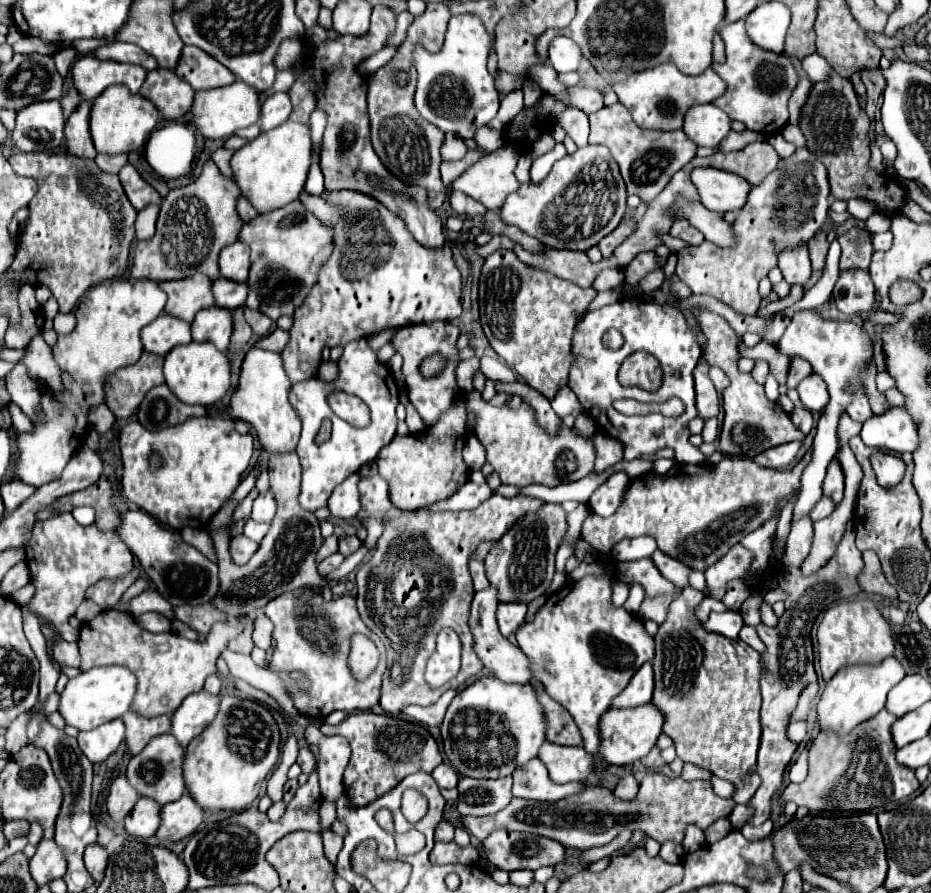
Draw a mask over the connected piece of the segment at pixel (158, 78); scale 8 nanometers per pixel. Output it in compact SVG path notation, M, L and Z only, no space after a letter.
M165 68L147 72L139 94L155 102L165 120L179 120L195 100L195 90L191 84L181 80L173 70Z

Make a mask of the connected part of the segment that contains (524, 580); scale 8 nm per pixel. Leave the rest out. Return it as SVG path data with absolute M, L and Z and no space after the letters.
M543 504L537 512L531 512L523 518L517 520L517 524L513 528L509 528L499 540L497 544L491 548L491 552L485 558L485 570L487 570L487 578L489 582L499 590L499 600L503 602L533 602L535 598L539 598L541 594L545 594L545 590L549 588L553 574L555 574L555 552L563 540L567 532L567 514L563 512L563 508L559 504Z

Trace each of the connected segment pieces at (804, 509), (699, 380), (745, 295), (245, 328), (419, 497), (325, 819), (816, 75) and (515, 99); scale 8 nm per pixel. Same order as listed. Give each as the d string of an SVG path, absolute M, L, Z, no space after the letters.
M799 310L793 314L789 326L785 328L781 340L777 342L777 352L785 356L799 356L807 360L813 366L813 372L819 374L829 390L829 404L825 406L825 412L821 414L817 422L817 434L815 434L815 450L813 460L805 468L801 476L801 492L799 500L795 504L795 518L809 514L811 508L817 504L821 494L821 484L827 472L829 462L833 460L837 452L837 422L841 414L847 412L847 404L851 404L851 396L855 396L855 388L863 388L863 370L867 370L871 358L873 358L873 340L869 338L867 330L861 324L847 322L847 320L833 320L821 316L817 310Z
M701 358L699 364L693 370L695 376L695 390L697 390L697 416L703 420L709 420L719 414L719 394L713 386L713 382L707 376L709 364Z
M797 148L791 158L781 160L779 166L751 190L747 204L733 224L737 246L719 248L711 242L703 242L701 246L681 250L677 254L677 278L687 284L693 294L707 294L741 314L755 314L761 304L757 290L759 280L777 266L777 254L783 248L789 244L805 244L819 232L827 220L827 196L827 168L823 168L823 162L813 152Z
M239 308L239 310L235 310L233 312L233 336L231 336L231 346L229 346L229 350L231 352L239 352L239 350L243 350L243 346L249 342L249 338L253 336L253 330L251 330L251 326L245 322L245 318L243 318L243 308Z
M459 396L451 410L445 412L439 422L421 434L407 434L407 436L395 436L391 444L383 448L377 456L379 474L389 482L389 498L395 508L401 510L417 510L423 506L429 506L437 500L445 500L461 488L467 480L467 466L461 460L461 448L465 438L465 404Z
M323 802L321 808L319 808L319 818L321 818L321 830L331 828L331 824L337 820L335 804L333 802Z
M809 54L807 58L803 58L803 70L807 72L807 76L813 80L813 82L823 82L823 80L829 80L829 76L833 74L833 68L821 60L819 54Z
M515 90L509 92L509 96L505 96L501 100L501 108L497 112L497 116L493 118L493 122L489 124L489 128L495 130L505 130L505 126L523 110L523 90Z

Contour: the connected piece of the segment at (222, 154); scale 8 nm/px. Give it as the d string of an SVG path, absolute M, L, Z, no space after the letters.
M219 148L213 152L213 162L219 166L219 170L223 172L223 176L227 176L229 180L235 180L233 176L233 170L231 170L231 164L229 164L229 154L233 154L231 150L225 150L225 148Z

